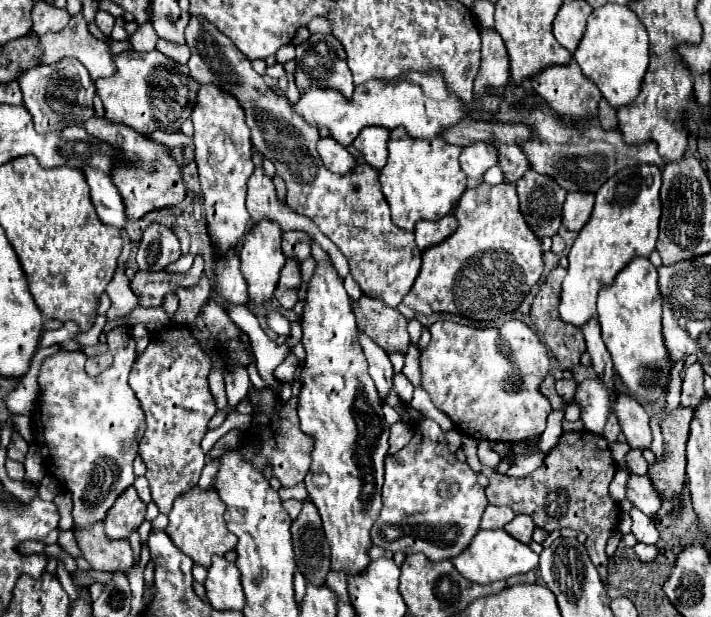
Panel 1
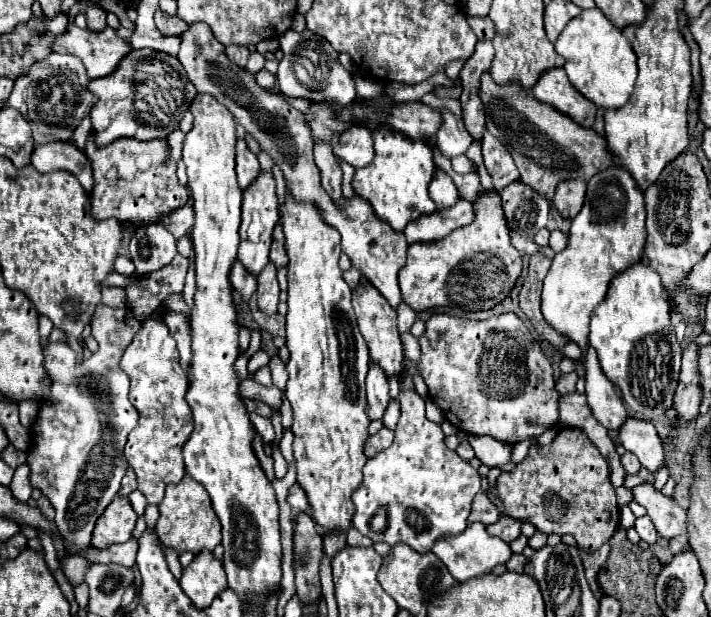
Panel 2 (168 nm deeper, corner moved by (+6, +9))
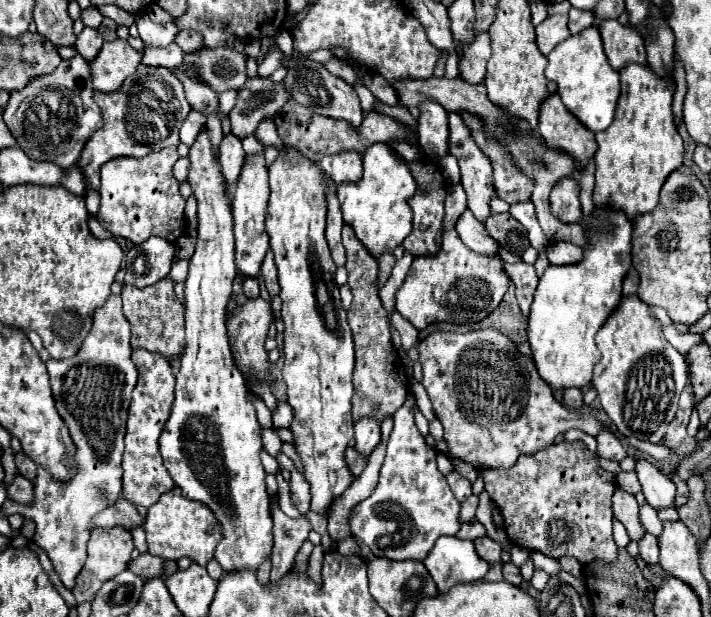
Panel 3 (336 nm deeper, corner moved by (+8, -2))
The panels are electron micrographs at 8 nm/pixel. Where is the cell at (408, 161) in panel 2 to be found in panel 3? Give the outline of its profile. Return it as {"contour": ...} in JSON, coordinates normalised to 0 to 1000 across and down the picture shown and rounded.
{"contour":[[[523,233],[512,250],[509,250],[509,272],[512,282],[504,295],[489,295],[478,298],[473,308],[473,318],[481,334],[481,353],[484,363],[492,363],[501,386],[512,395],[520,415],[534,418],[540,408],[551,408],[557,399],[565,395],[565,389],[574,382],[579,373],[579,340],[574,337],[574,324],[579,321],[579,311],[585,311],[585,295],[579,292],[579,282],[574,279],[574,269],[568,266],[565,256],[560,256],[546,233]]]}

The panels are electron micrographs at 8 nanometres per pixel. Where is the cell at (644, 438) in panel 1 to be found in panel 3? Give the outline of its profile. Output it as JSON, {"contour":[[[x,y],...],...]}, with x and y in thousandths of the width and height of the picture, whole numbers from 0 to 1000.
{"contour":[[[895,746],[895,768],[897,768],[897,778],[903,784],[903,797],[909,804],[909,814],[920,827],[951,823],[948,820],[951,788],[948,788],[948,781],[937,768],[931,768],[928,762],[923,762],[909,746]]]}

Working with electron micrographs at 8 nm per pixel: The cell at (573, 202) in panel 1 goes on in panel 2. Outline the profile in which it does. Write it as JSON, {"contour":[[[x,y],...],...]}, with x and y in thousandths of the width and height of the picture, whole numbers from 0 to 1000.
{"contour":[[[813,290],[790,293],[779,313],[779,335],[790,352],[807,355],[821,332],[821,316],[824,316],[821,293],[813,293]]]}

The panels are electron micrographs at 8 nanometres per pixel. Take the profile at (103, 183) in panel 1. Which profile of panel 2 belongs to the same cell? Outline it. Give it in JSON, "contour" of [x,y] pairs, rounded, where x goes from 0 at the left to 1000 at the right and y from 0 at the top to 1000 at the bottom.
{"contour":[[[73,229],[65,235],[53,235],[48,241],[48,254],[42,261],[53,277],[70,280],[79,274],[98,277],[107,284],[113,300],[121,313],[129,313],[132,306],[132,287],[129,287],[129,264],[124,254],[98,229]]]}

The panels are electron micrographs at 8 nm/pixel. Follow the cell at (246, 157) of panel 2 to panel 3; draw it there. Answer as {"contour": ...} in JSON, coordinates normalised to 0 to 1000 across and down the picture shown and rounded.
{"contour":[[[318,217],[307,237],[309,243],[309,269],[312,269],[312,282],[323,301],[323,308],[329,311],[332,305],[332,285],[338,285],[338,272],[343,263],[343,240],[338,233],[338,227],[326,217]]]}

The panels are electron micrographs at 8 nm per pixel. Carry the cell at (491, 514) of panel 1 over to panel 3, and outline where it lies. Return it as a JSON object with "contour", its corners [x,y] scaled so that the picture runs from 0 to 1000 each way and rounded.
{"contour":[[[664,843],[664,846],[650,849],[641,869],[644,869],[644,872],[650,872],[650,875],[669,875],[669,872],[684,869],[684,856],[681,856],[672,843]]]}

